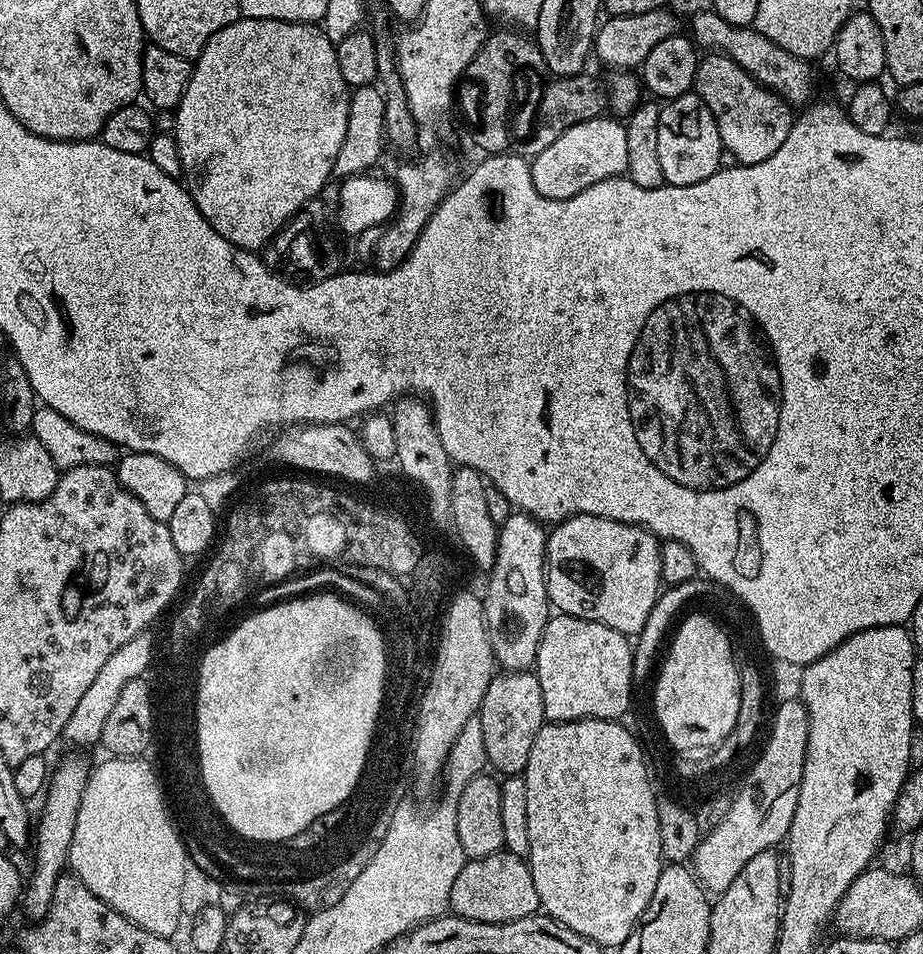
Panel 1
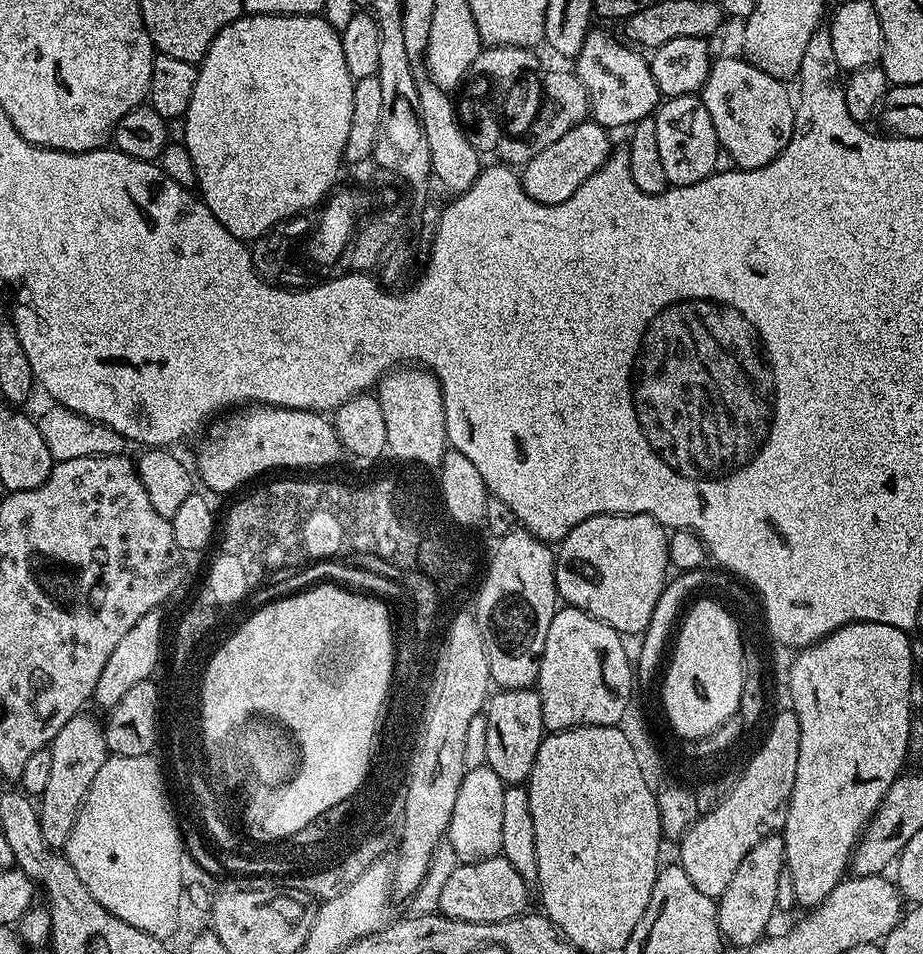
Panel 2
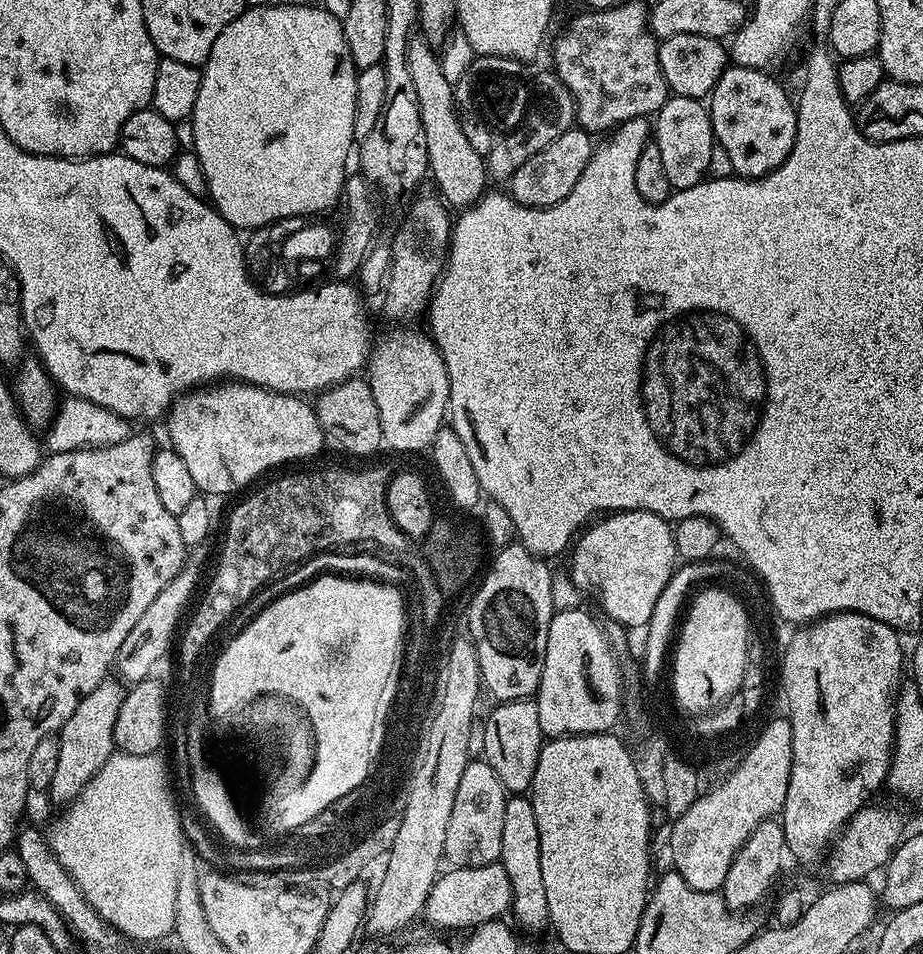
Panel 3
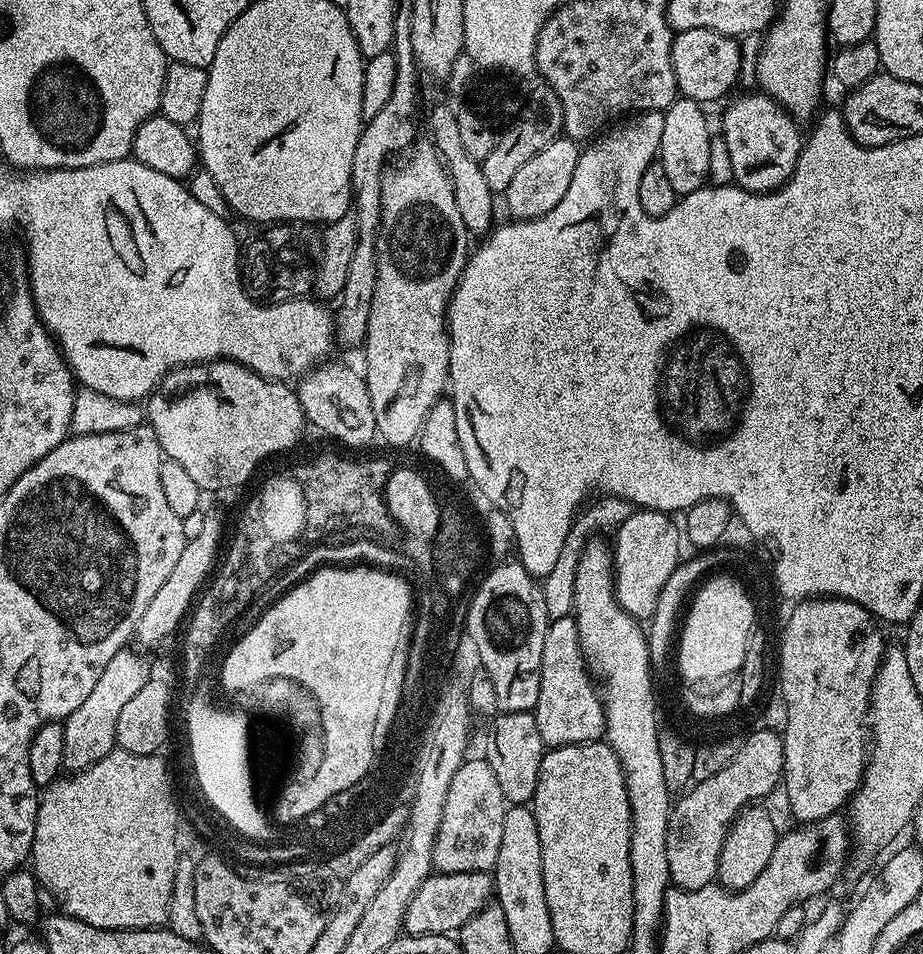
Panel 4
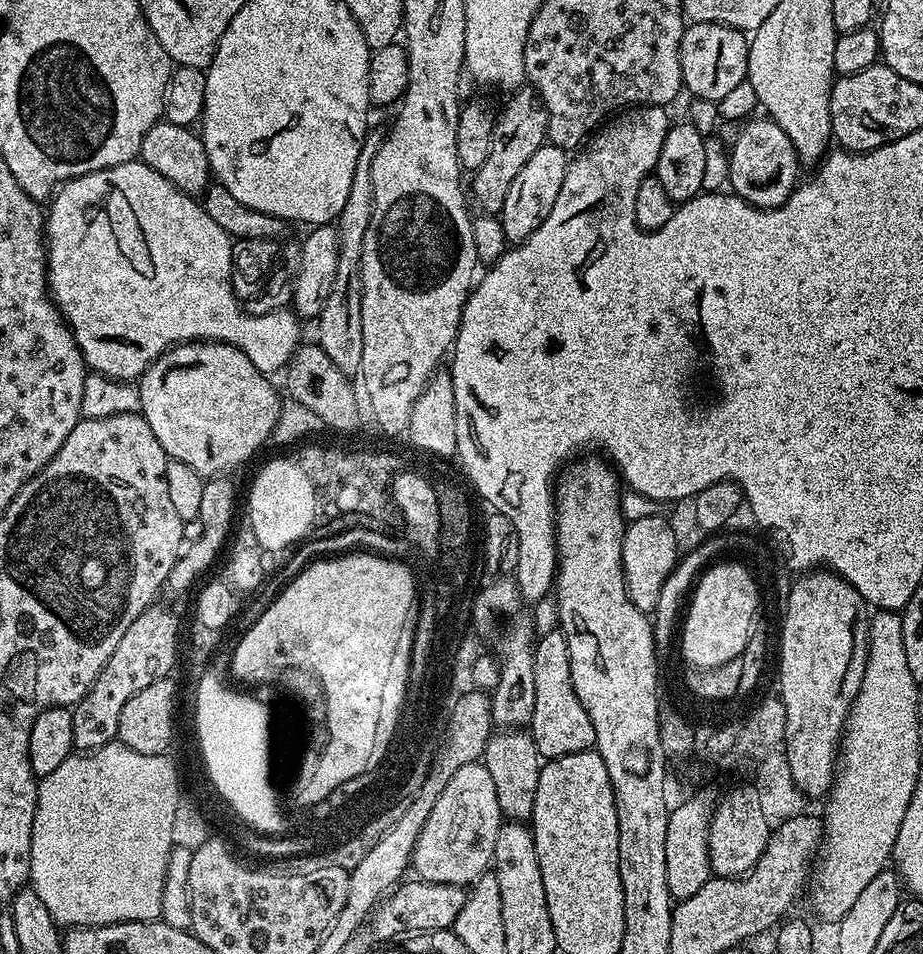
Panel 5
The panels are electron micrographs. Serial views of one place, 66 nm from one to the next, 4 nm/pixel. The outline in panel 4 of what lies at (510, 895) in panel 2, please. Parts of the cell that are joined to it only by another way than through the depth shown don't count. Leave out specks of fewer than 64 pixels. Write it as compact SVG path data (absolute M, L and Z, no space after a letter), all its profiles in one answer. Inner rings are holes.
M436 872L418 886L402 925L410 936L447 936L459 933L460 927L474 918L493 899L492 877L486 872Z

